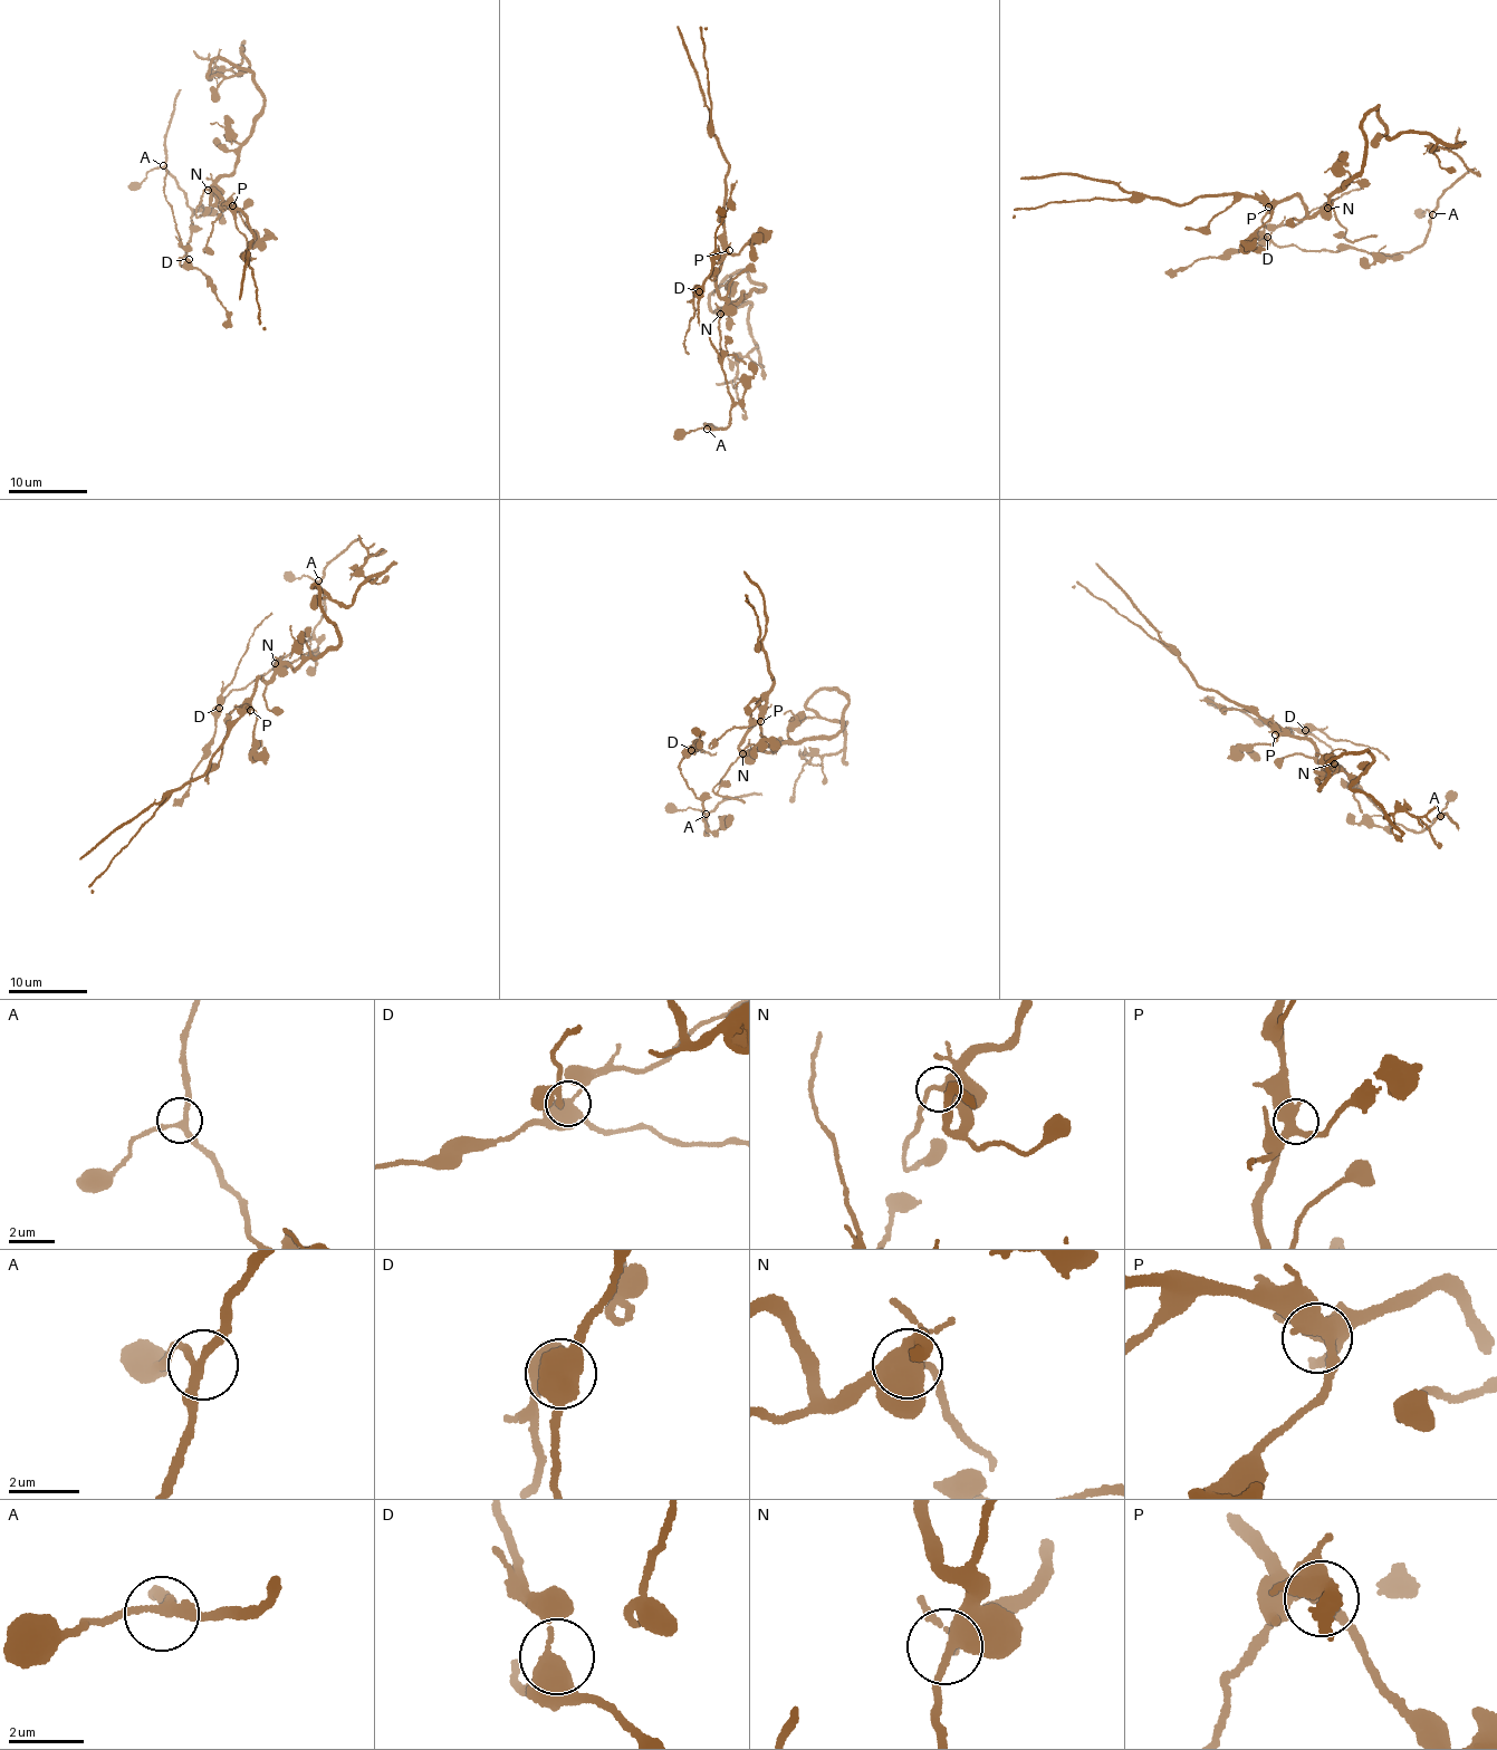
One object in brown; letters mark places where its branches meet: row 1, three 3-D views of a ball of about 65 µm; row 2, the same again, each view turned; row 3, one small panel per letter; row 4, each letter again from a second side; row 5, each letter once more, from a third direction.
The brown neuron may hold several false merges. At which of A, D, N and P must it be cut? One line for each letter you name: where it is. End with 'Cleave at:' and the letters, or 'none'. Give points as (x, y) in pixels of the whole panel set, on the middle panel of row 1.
Cleave at: none

